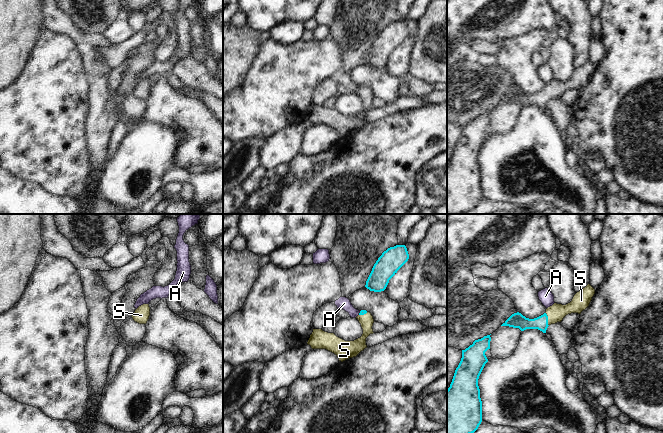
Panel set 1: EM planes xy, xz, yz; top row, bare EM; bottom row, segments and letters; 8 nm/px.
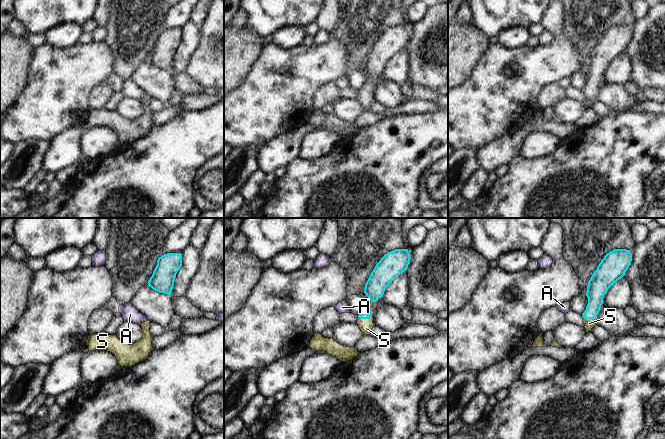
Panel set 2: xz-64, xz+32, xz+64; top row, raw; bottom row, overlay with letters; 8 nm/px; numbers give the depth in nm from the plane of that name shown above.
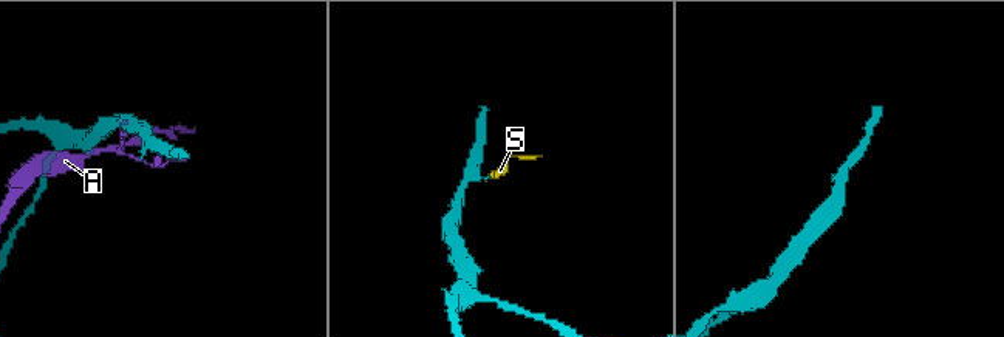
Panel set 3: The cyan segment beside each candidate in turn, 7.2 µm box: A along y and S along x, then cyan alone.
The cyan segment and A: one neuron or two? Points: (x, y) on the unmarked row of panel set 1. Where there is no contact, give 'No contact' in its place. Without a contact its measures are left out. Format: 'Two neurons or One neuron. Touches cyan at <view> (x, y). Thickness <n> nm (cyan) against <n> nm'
Two neurons. Touches cyan at xz (359, 89). Thickness 50 nm (cyan) against 100 nm

